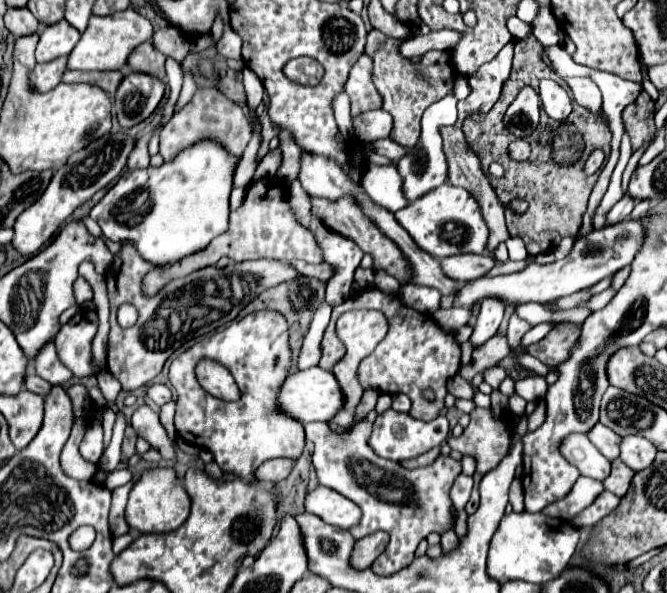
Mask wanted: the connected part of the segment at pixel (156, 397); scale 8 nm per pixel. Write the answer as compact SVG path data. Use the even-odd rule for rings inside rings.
M152 385L150 391L148 391L148 397L158 403L158 405L164 405L168 401L172 401L172 391L166 387L166 385Z

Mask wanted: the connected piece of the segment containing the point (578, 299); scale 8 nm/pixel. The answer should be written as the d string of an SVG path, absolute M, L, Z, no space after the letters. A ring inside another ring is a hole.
M580 291L580 293L574 293L574 295L568 295L568 297L558 299L556 307L560 307L560 309L572 309L572 307L578 307L580 303L586 303L590 297L592 297L592 293Z

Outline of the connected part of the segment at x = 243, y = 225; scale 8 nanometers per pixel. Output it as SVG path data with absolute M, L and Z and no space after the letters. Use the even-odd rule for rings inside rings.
M258 179L248 189L242 207L238 207L236 211L230 213L230 229L226 233L216 237L204 251L194 253L194 255L174 263L168 269L150 271L142 279L142 291L152 297L172 279L186 277L186 275L194 273L196 269L216 265L220 257L228 257L234 263L248 261L248 259L282 259L282 261L304 259L306 263L322 263L322 251L320 251L314 235L294 219L290 205L288 205L288 199L284 197L282 189L278 189L278 193L276 193L276 181L274 179ZM260 193L270 195L270 197L260 199Z

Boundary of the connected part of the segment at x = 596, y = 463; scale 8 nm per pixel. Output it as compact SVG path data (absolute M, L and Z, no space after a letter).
M570 435L562 441L562 455L580 469L582 475L602 481L610 473L612 461L602 457L586 435Z

